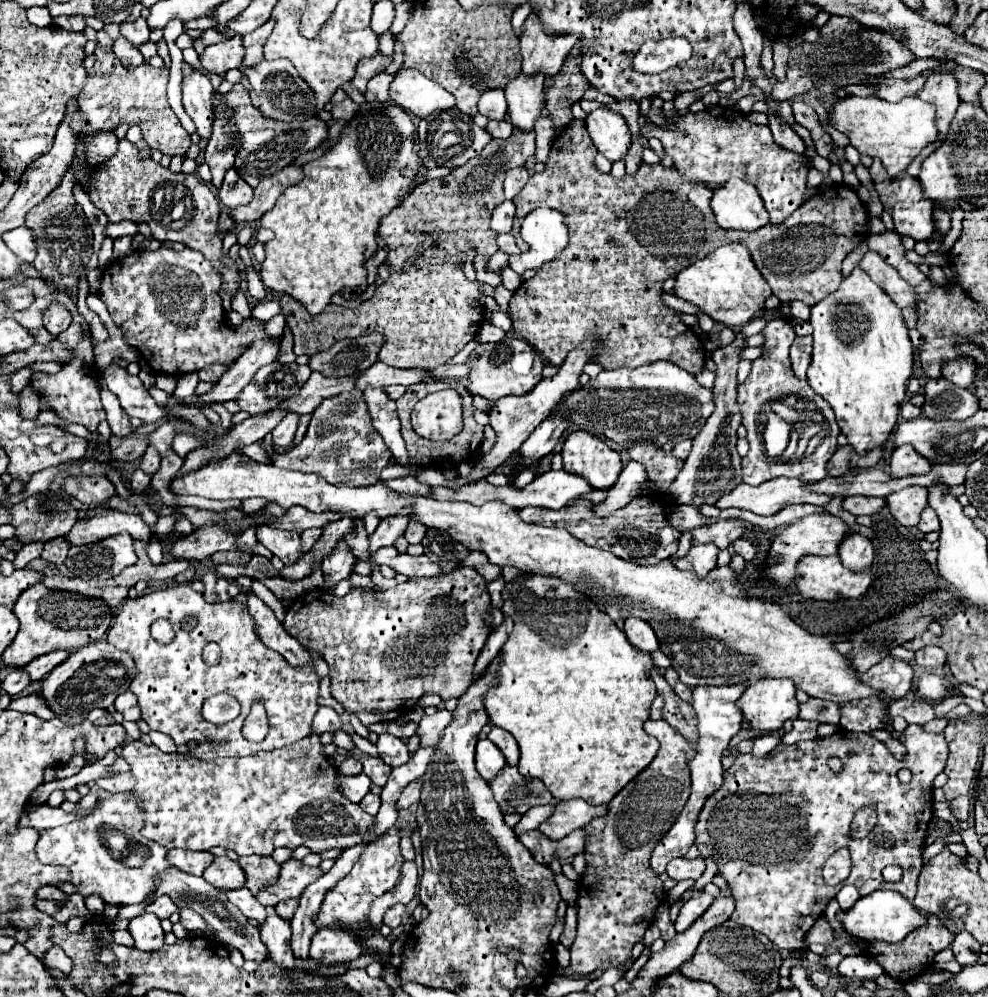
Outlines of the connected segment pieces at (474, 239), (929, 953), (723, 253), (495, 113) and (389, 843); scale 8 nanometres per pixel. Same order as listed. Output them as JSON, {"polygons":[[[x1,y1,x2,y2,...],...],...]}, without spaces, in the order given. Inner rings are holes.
{"polygons":[[[514,129,508,139,492,139,480,157,456,167,450,175,418,185,400,207,380,221,376,237,388,245,386,265,390,267,390,277,356,309,335,305,330,309,328,305,322,313,310,315,292,295,282,295,278,303,294,337,294,353,312,357,332,347,334,341,372,333,384,337,378,359,390,367,430,369,460,353,476,337,486,309,480,303,484,283,478,279,468,281,464,277,466,259,458,263,458,257,466,255,470,247,476,249,476,257,492,257,498,251,496,233,490,229,492,209,504,201,502,181,506,173,524,165,532,155,534,133]],[[926,915,928,923,922,925,920,929,912,931,904,941,900,943,882,943,882,941,872,941,868,945,868,953,870,957,884,969,886,975,890,975,892,979,900,979,900,981,910,981,918,975,922,975,922,971,926,971,926,967,934,961,934,955,940,953,942,949,946,949,952,941,954,941,954,935,950,937,950,931,942,925,942,921,938,917,932,917,932,915]],[[728,243,712,251,708,257,692,263,680,275,676,275,676,297,698,305,714,321,730,327,740,327,748,323,758,311,764,309,764,301,772,295,762,273,756,269,754,259,744,243]],[[490,89,478,101,478,111,488,119,504,121,506,119,506,99,502,89]],[[386,833,384,837,378,837,376,841,372,841,362,857,358,859,358,863,352,867,352,871,334,887,326,893,326,899,322,903,320,915,316,917,316,925,322,927,362,927,368,915,368,905,376,895,382,895,386,891,390,891,398,877,400,877,400,869,404,863,404,857,400,853,398,847,400,837,394,837,390,833],[338,907,342,907,342,911,338,911]]]}

